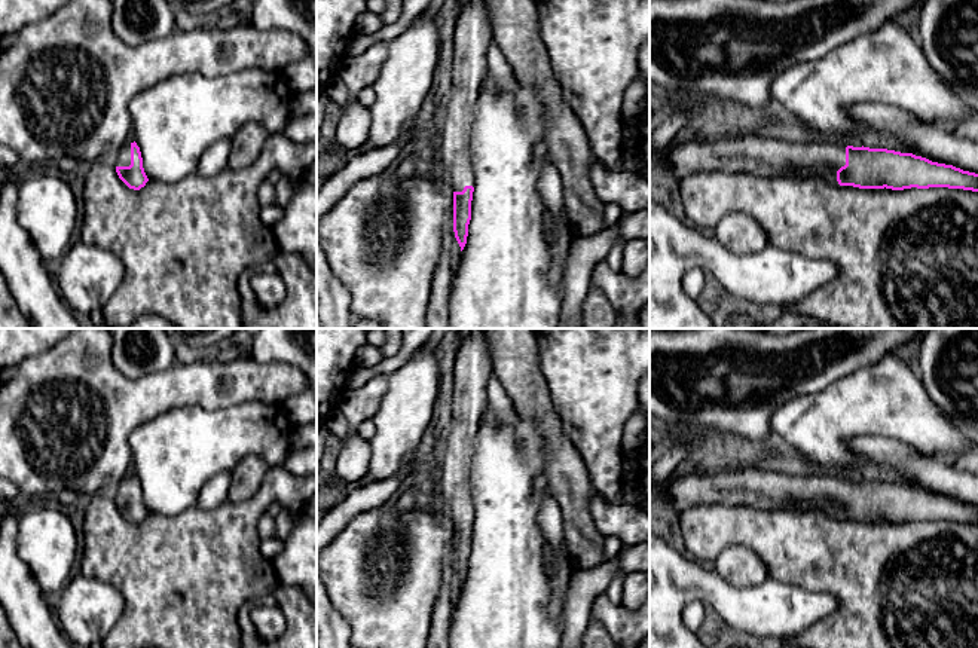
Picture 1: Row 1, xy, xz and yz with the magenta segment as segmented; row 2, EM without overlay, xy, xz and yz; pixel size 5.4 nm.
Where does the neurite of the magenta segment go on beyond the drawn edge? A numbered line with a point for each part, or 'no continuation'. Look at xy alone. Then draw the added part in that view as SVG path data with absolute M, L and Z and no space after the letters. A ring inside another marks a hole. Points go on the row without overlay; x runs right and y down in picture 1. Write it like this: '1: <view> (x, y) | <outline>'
1: xy (122, 491) | M125 476L119 485L111 487L110 495L116 499L129 499L131 498L131 476Z

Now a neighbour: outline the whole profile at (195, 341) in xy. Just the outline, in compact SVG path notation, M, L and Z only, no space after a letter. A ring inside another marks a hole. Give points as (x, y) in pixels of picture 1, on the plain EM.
M163 328L175 346L189 354L207 354L224 345L239 328Z

